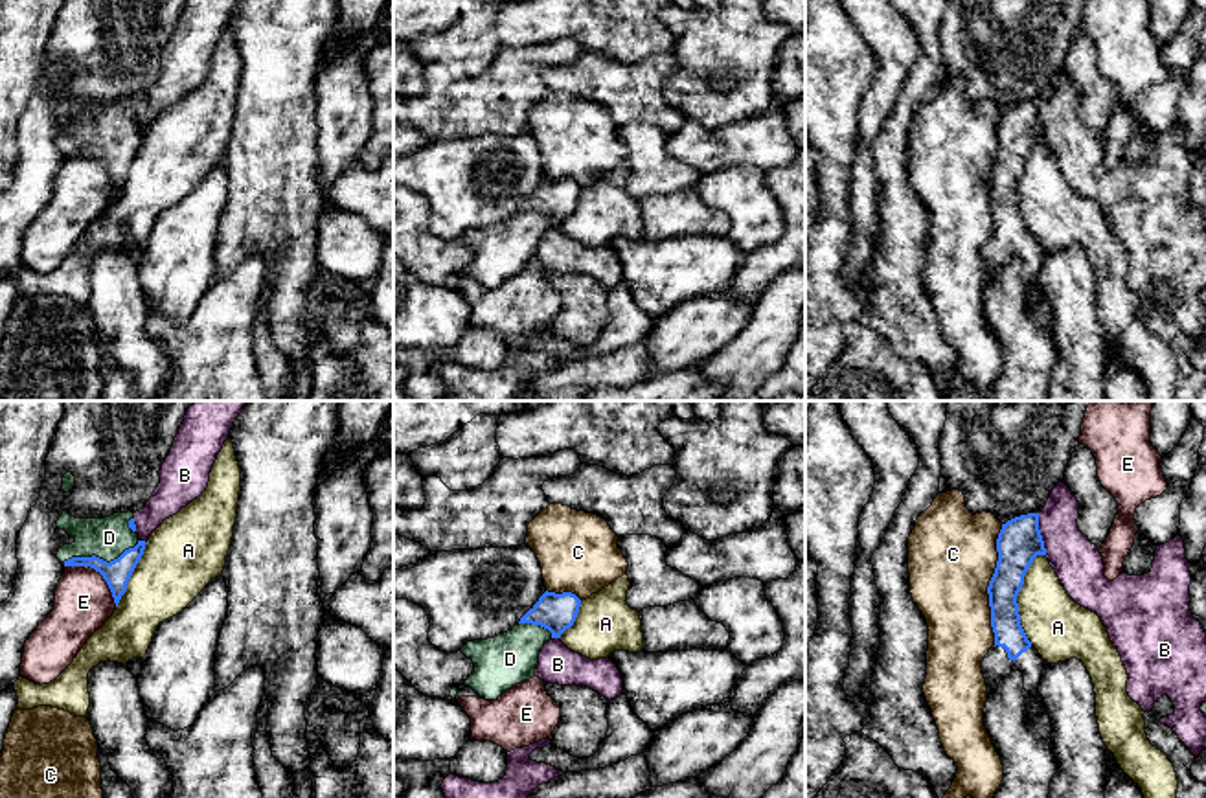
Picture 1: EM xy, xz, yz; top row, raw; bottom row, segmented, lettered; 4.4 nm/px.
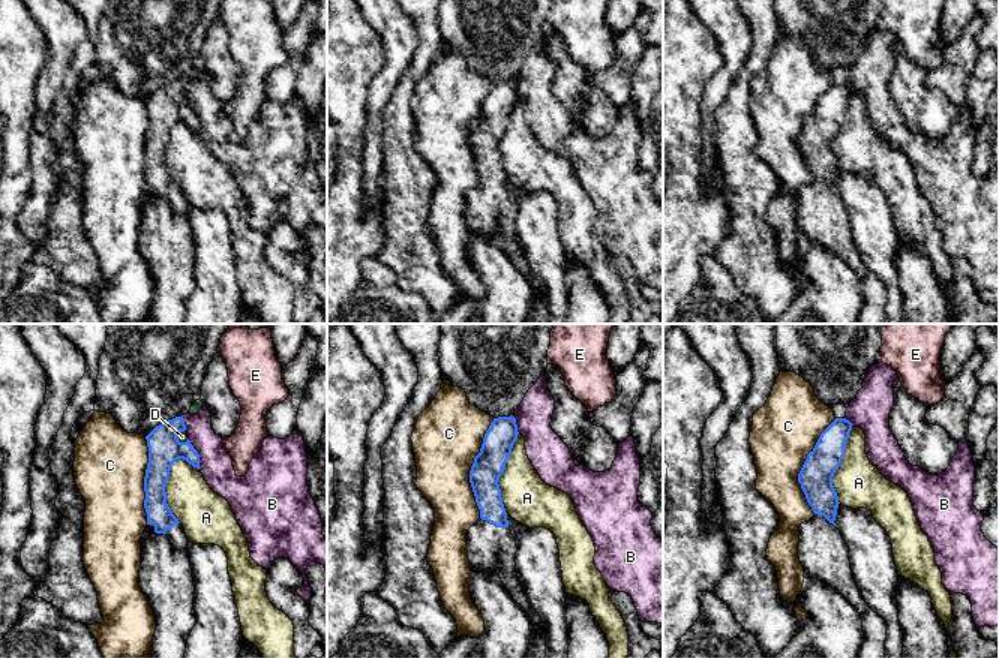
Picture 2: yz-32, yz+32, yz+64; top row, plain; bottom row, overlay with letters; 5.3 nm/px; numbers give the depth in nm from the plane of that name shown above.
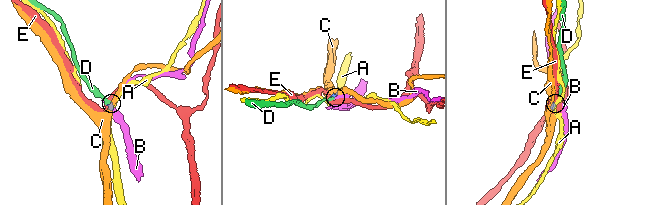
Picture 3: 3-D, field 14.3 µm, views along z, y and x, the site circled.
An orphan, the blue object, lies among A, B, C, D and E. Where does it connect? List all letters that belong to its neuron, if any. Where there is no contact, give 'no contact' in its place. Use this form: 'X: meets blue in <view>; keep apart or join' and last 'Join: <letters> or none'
A: meets blue in yz; keep apart
B: meets blue in yz; keep apart
C: meets blue in yz; keep apart
D: meets blue in xy; join
E: meets blue in xy; keep apart
Join: D

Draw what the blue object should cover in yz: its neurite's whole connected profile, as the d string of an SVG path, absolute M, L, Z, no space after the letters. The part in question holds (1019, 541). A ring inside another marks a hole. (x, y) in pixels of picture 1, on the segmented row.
M1039 513L1020 515L1002 524L996 552L996 568L987 587L995 645L982 660L987 697L1011 671L1022 673L1026 691L1037 690L1042 677L1044 660L1020 625L1017 603L1033 559L1046 555Z

